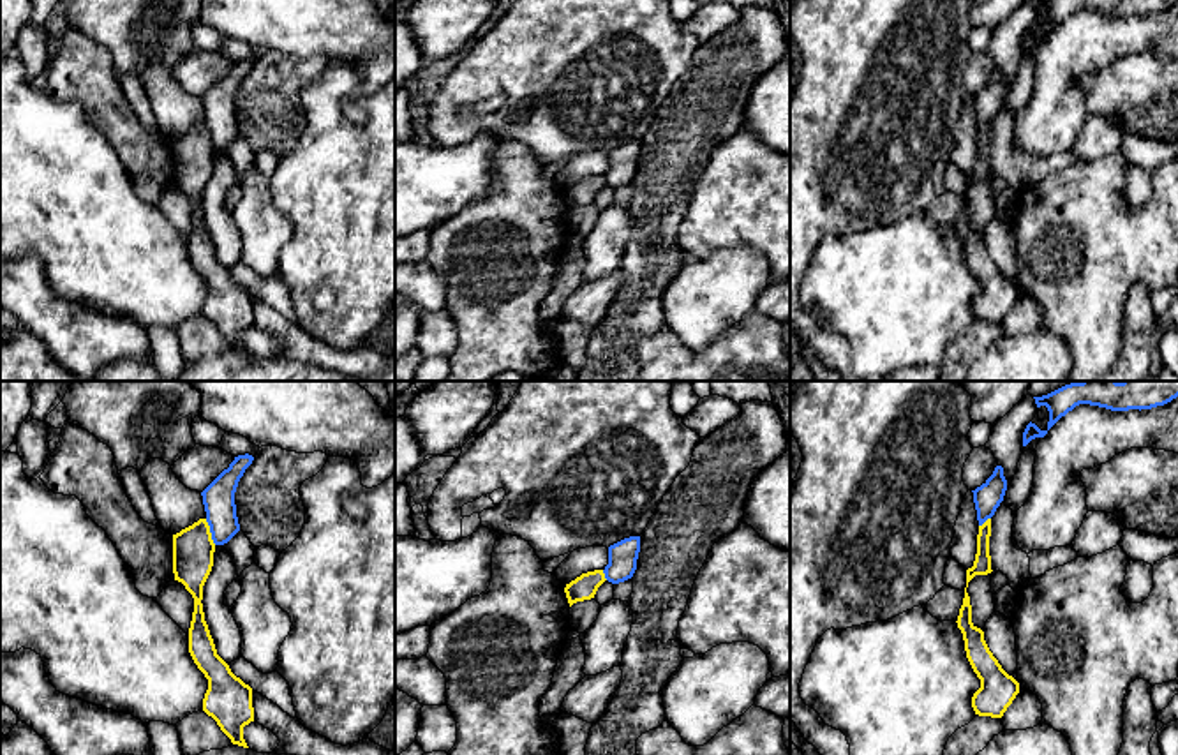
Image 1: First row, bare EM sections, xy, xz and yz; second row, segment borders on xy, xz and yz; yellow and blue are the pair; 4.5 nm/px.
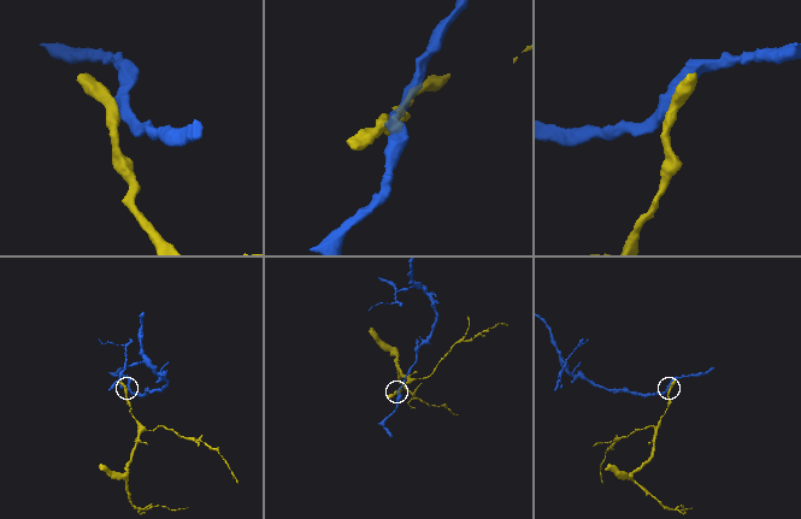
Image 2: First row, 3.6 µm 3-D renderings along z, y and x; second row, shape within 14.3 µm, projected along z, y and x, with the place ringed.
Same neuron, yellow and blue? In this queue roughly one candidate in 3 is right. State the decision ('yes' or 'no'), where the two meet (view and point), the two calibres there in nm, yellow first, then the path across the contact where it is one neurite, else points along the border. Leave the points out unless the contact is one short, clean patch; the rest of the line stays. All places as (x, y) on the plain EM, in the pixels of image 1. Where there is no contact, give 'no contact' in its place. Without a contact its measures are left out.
no; meets yellow in xy at (208, 136); 190 nm thick on the yellow side, 140 nm on the other; border along xy (205, 124), (210, 143), (216, 149)

